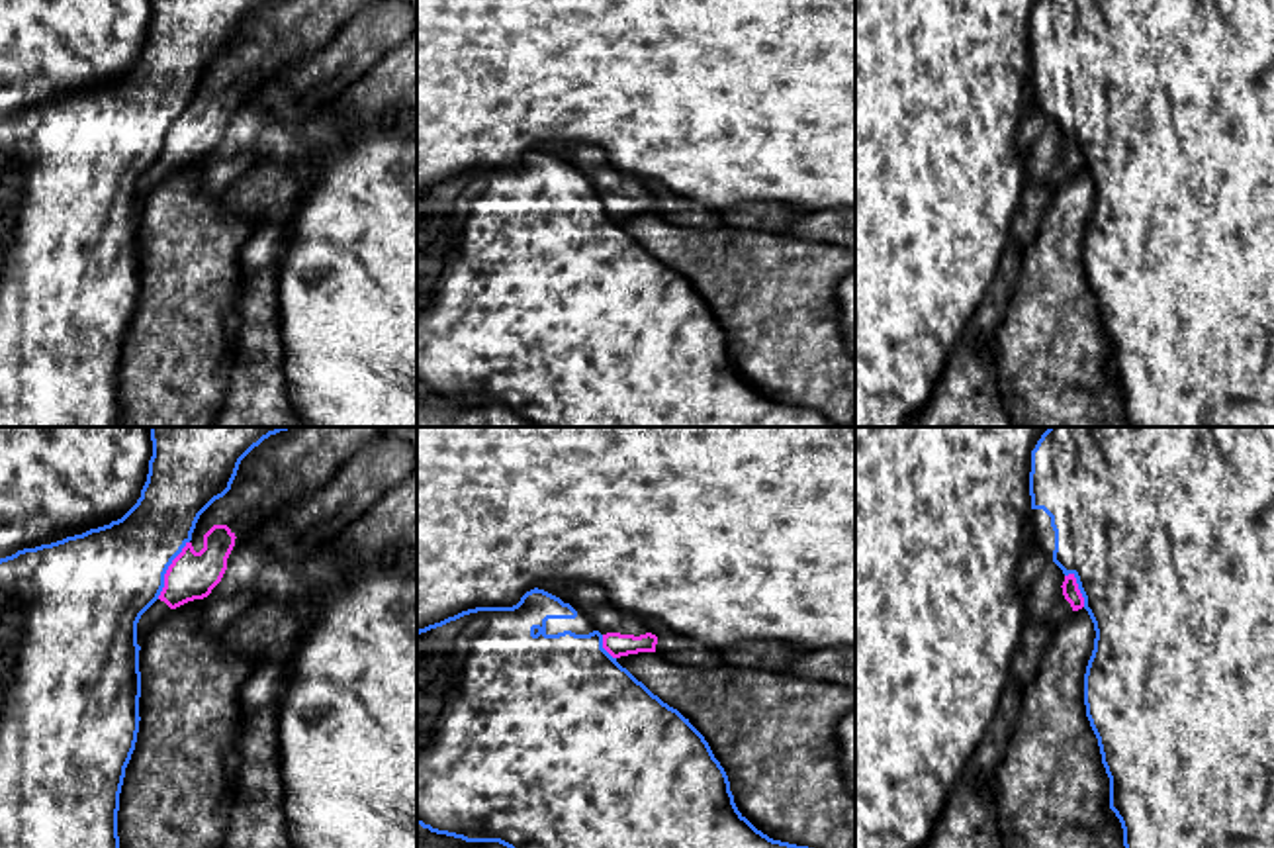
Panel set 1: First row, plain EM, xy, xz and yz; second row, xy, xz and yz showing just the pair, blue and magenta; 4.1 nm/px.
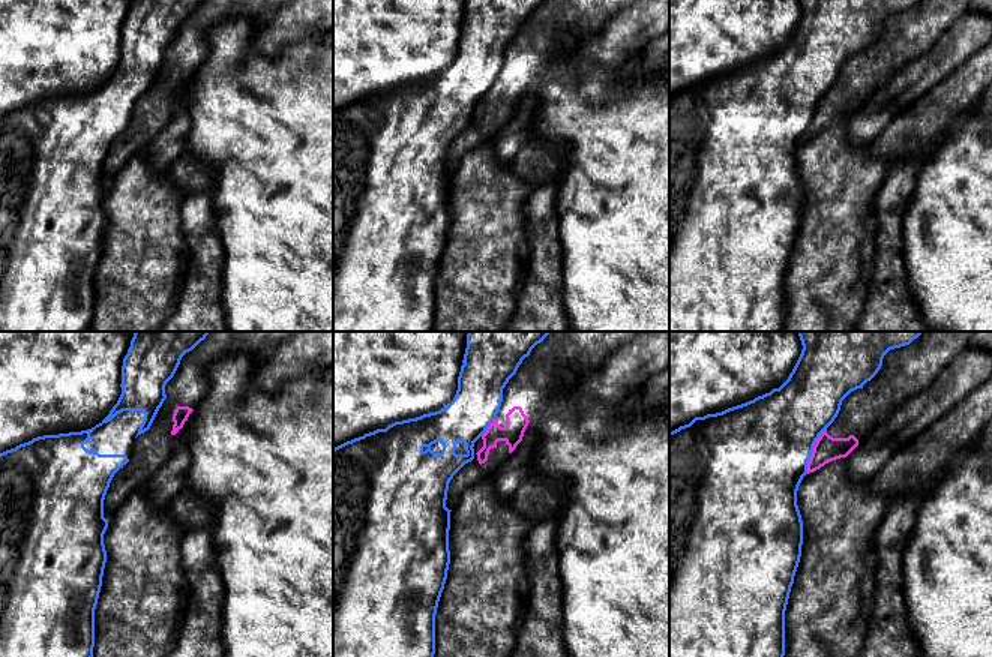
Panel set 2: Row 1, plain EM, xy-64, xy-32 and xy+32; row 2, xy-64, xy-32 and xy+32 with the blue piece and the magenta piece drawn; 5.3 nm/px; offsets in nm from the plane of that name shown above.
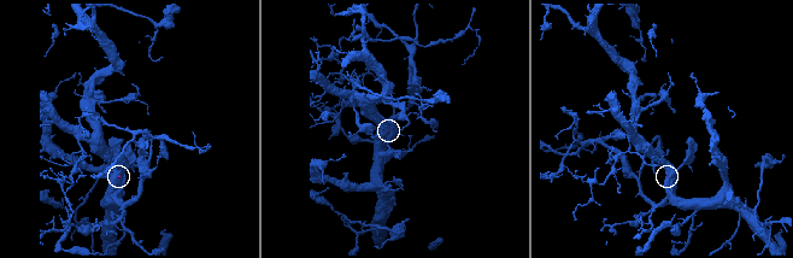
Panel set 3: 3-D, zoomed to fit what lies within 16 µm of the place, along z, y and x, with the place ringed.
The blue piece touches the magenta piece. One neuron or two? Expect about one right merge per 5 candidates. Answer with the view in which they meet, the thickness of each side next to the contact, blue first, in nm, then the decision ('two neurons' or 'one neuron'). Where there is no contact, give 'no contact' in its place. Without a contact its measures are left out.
contact in xy; calibres 420 and 190 nm; two neurons

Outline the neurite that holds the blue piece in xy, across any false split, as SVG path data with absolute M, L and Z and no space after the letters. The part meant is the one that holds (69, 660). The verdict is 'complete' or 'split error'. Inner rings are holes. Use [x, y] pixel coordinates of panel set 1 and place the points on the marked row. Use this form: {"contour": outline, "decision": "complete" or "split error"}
{"contour": "M151 427L153 456L149 460L147 482L137 503L121 519L82 535L23 548L0 558L0 848L119 848L119 793L141 721L141 646L137 644L137 623L159 599L164 588L164 574L192 541L200 515L231 490L241 460L264 439L288 429L292 427Z", "decision": "complete"}

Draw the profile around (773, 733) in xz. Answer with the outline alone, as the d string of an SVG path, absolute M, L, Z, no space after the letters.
M658 652L616 658L663 703L677 709L708 742L724 768L734 803L757 830L773 840L808 848L855 848L855 793L843 779L838 721L855 709L855 689L834 682L816 682L789 672L748 666L679 666Z

